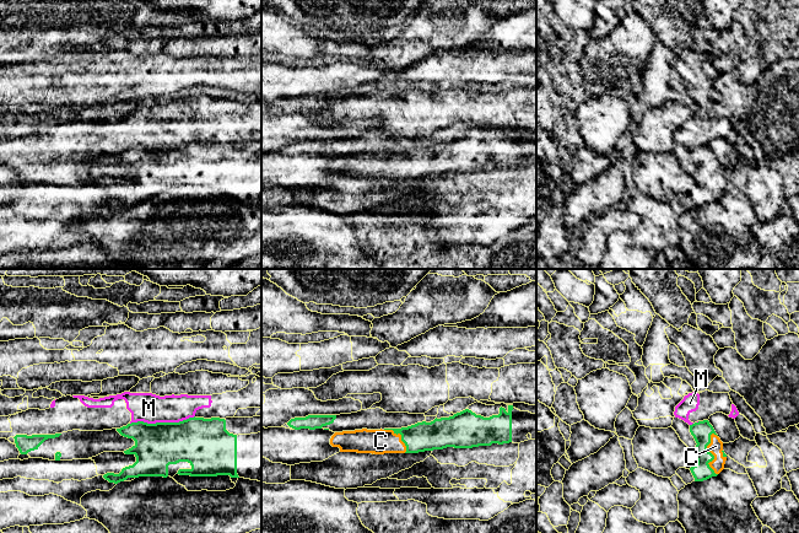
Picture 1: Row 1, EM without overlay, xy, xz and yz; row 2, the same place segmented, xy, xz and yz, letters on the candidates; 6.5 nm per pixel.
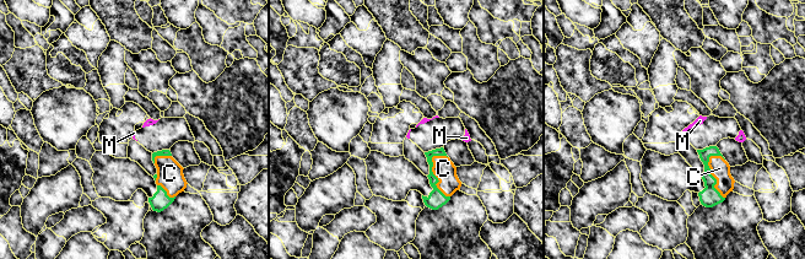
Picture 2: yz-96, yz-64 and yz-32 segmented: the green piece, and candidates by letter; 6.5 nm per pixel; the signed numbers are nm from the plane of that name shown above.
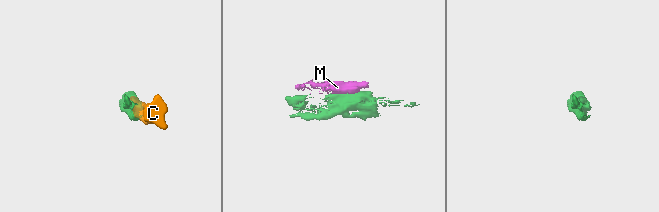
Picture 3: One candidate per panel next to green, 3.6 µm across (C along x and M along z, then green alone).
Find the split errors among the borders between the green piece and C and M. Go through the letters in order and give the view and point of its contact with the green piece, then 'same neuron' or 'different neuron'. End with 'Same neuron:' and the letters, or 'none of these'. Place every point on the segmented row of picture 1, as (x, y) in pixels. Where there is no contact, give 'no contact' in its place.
C: contact yz (711, 453); same neuron
M: contact xy (162, 423); different neuron
Same neuron: C

